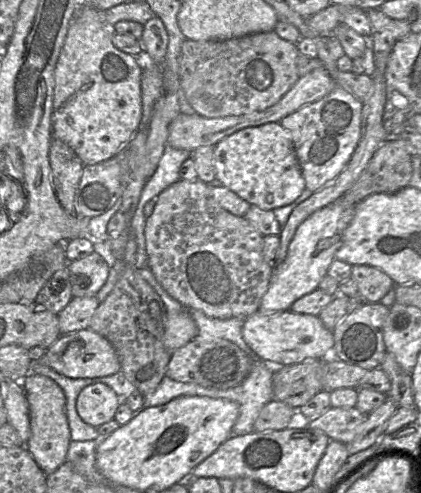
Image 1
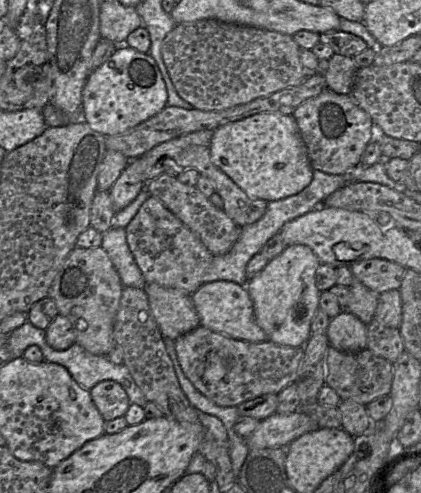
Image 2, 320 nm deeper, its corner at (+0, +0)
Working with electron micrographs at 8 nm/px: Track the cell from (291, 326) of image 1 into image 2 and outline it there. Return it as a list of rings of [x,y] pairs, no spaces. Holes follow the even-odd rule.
[[[225,280],[202,284],[192,295],[192,302],[200,318],[200,325],[236,340],[267,341],[267,335],[256,323],[253,302],[246,286]]]

